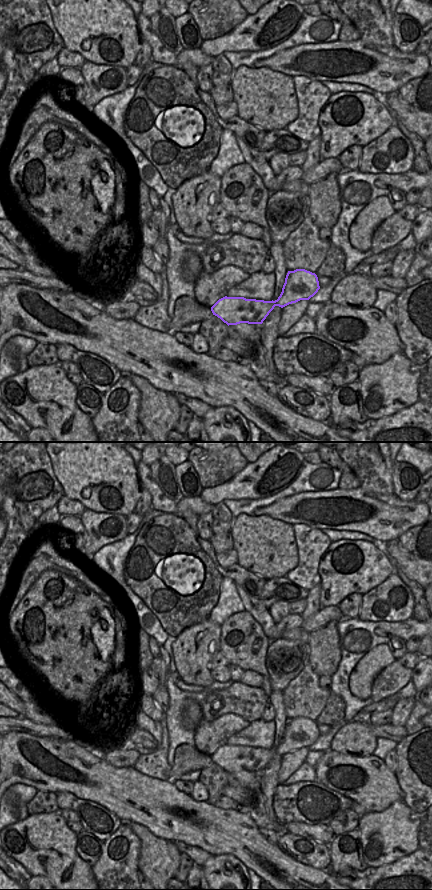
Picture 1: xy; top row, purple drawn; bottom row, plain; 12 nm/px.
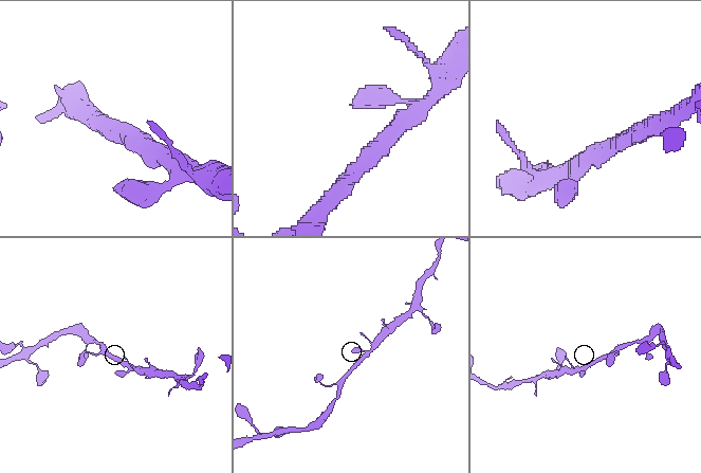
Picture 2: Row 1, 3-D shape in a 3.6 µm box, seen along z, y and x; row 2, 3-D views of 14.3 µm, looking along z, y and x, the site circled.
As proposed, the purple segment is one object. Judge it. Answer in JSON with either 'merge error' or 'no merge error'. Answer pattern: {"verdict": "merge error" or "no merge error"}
{"verdict": "no merge error"}

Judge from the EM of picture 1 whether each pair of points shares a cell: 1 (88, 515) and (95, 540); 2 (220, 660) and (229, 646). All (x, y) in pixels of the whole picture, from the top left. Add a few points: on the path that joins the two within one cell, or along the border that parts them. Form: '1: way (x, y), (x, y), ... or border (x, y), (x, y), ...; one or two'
1: way (91, 521), (91, 532), (93, 534); one
2: border (221, 651), (230, 663); two

